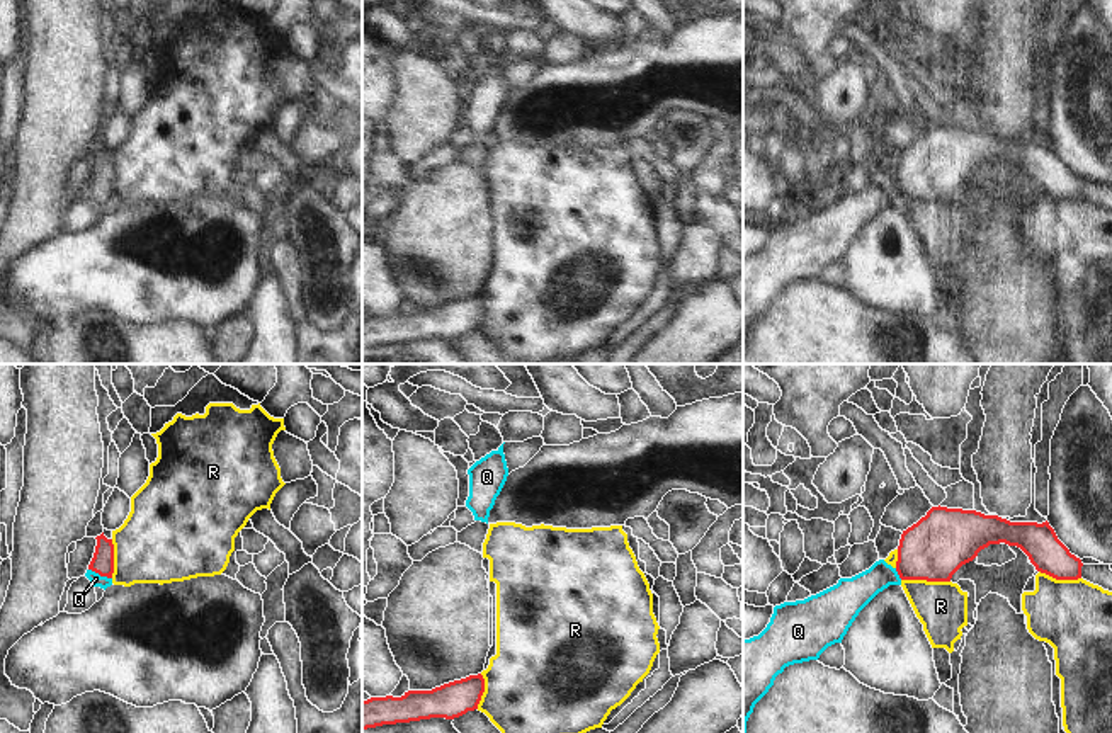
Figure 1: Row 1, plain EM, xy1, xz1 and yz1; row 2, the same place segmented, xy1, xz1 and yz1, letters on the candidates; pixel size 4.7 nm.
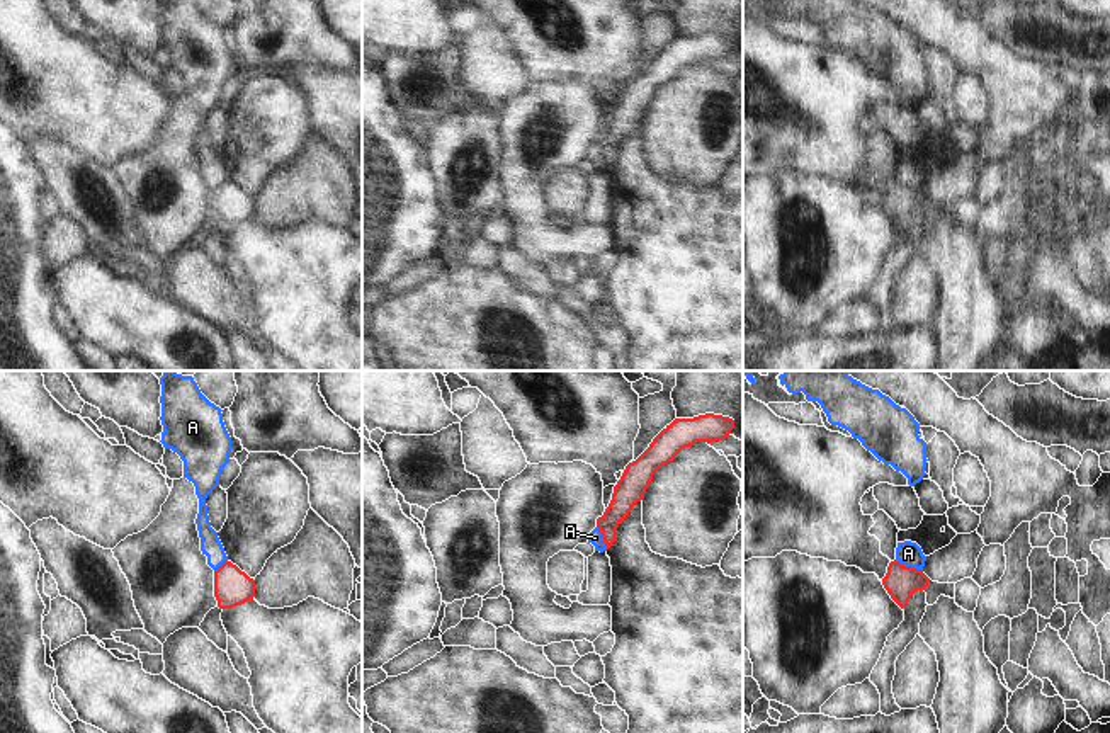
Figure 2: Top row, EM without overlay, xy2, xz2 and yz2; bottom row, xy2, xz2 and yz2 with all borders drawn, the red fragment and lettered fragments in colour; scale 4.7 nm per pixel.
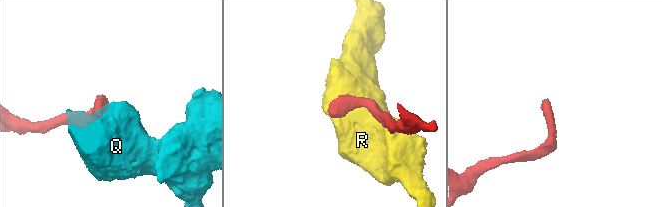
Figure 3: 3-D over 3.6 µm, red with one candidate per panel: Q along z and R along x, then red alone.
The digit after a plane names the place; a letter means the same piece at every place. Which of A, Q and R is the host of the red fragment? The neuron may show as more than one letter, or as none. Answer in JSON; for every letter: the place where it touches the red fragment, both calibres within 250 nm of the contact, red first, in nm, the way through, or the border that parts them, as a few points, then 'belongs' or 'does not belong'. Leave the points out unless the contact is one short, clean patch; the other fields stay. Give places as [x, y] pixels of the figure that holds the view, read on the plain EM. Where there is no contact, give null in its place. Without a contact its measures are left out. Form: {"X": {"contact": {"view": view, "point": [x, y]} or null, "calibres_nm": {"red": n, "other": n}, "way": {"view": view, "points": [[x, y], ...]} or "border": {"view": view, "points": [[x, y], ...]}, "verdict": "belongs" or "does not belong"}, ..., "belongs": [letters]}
{"A": {"contact": {"view": "yz2", "point": [908, 186]}, "calibres_nm": {"red": 160, "other": 120}, "border": {"view": "yz2", "points": [[894, 179], [922, 189]]}, "verdict": "does not belong"}, "Q": {"contact": {"view": "xy1", "point": [101, 194]}, "calibres_nm": {"red": 110, "other": 60}, "way": {"view": "xy1", "points": [[102, 181], [101, 194], [96, 198]]}, "verdict": "belongs"}, "R": {"contact": {"view": "yz1", "point": [925, 198]}, "calibres_nm": {"red": 300, "other": 240}, "verdict": "does not belong"}, "belongs": ["Q"]}

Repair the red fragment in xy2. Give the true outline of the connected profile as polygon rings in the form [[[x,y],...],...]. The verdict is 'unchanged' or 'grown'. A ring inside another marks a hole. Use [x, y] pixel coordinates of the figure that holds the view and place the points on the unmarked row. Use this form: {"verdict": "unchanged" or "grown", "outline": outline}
{"verdict": "unchanged", "outline": [[[231,180],[214,189],[214,216],[219,228],[233,228],[255,216],[255,199]]]}

